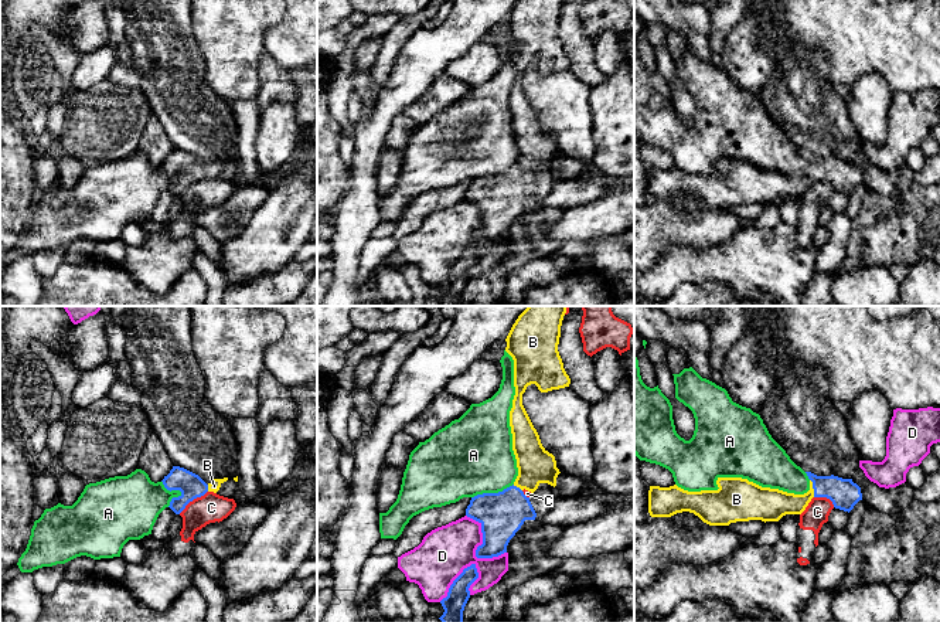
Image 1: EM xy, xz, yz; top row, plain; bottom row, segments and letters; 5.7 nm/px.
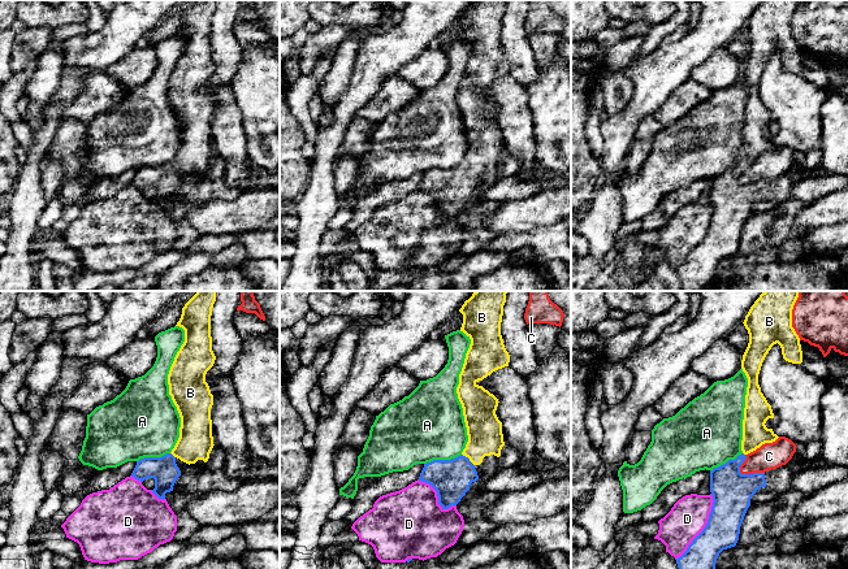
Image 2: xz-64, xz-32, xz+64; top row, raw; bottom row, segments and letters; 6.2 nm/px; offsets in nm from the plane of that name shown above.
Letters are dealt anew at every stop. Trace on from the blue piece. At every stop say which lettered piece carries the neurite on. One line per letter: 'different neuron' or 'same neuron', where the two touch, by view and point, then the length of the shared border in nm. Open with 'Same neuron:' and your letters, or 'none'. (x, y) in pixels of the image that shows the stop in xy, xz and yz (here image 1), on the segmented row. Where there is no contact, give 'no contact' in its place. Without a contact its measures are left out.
Same neuron: B
A: different neuron | xy (179, 489) | 160 nm
B: same neuron | yz (813, 488) | 110 nm
C: different neuron | xy (193, 499) | 220 nm
D: different neuron | xz (477, 549) | 320 nm

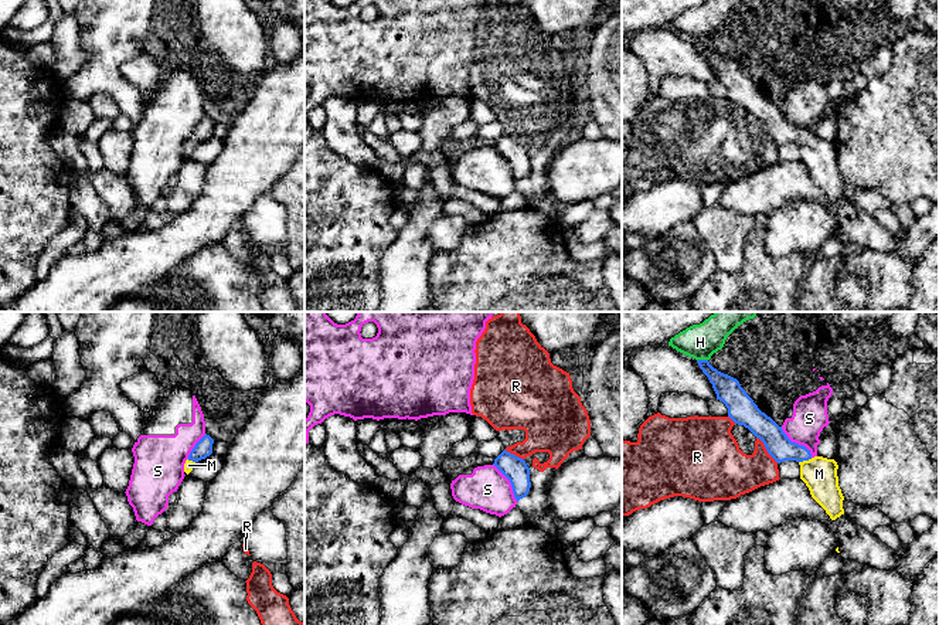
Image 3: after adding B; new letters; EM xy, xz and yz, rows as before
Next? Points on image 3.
Same neuron: M
H: different neuron | yz (703, 360) | 60 nm
M: same neuron | yz (805, 459) | 80 nm
R: different neuron | yz (766, 449) | 200 nm
S: different neuron | yz (795, 442) | 260 nm

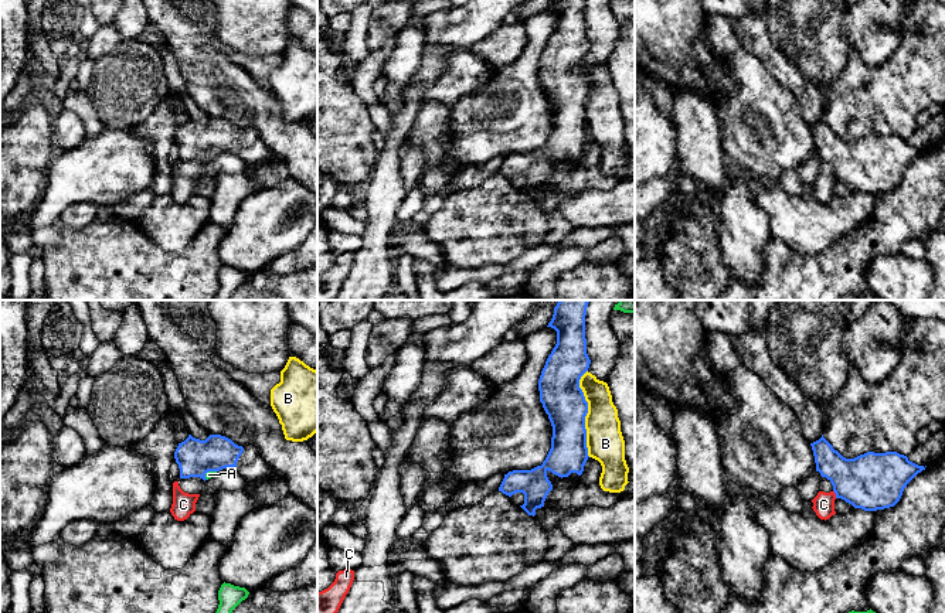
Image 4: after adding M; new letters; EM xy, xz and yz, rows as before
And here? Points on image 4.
Same neuron: none
A: different neuron | xy (208, 470) | 80 nm
B: different neuron | xz (587, 412) | 500 nm
C: different neuron | yz (835, 493) | 50 nm

